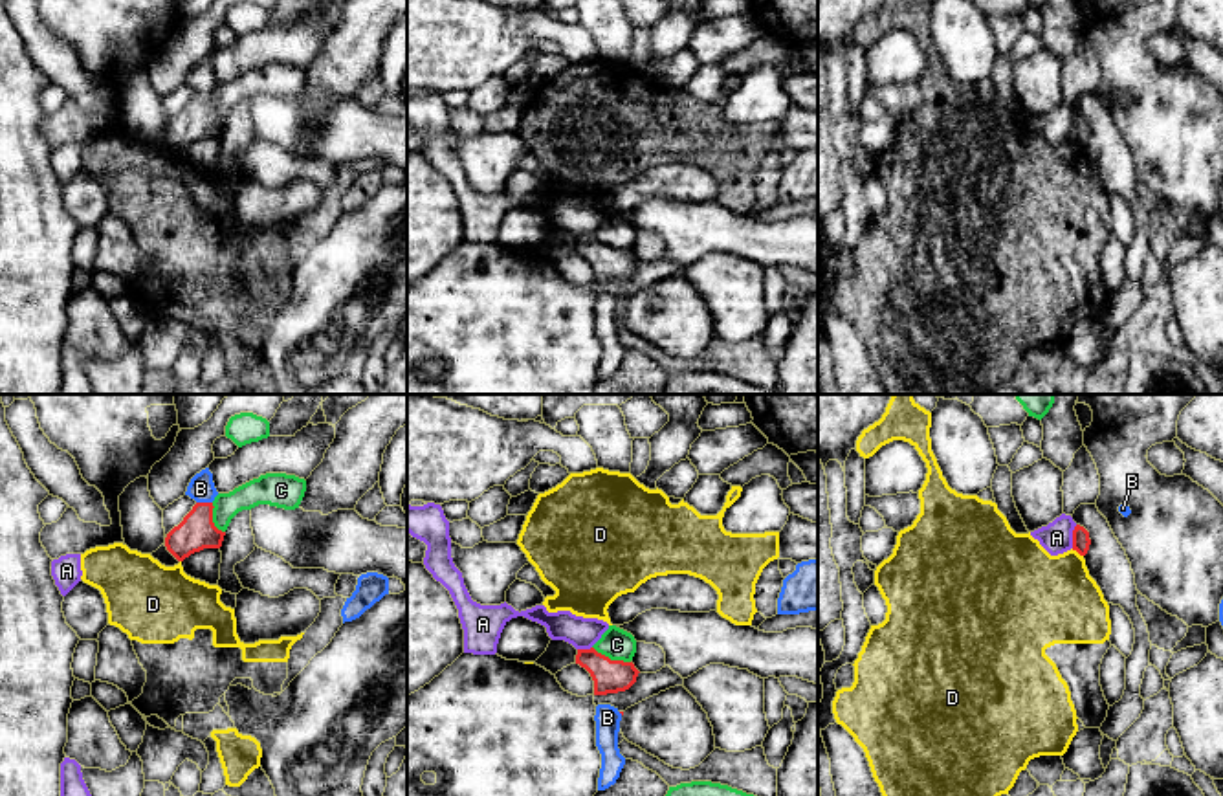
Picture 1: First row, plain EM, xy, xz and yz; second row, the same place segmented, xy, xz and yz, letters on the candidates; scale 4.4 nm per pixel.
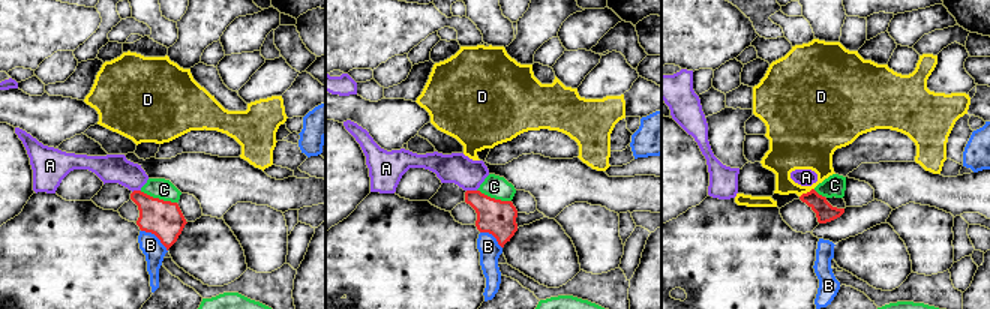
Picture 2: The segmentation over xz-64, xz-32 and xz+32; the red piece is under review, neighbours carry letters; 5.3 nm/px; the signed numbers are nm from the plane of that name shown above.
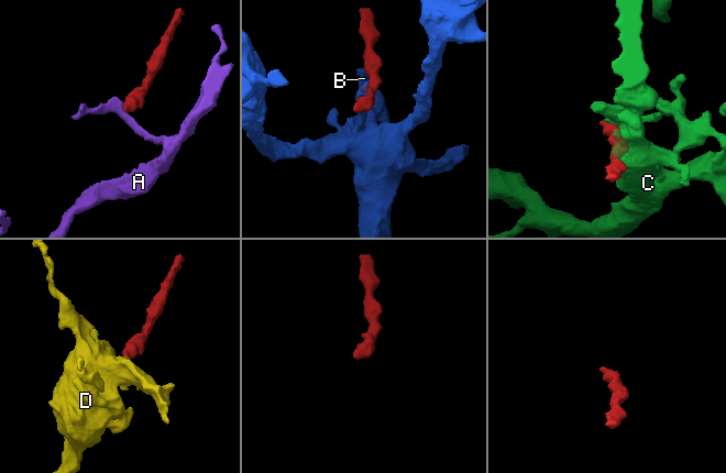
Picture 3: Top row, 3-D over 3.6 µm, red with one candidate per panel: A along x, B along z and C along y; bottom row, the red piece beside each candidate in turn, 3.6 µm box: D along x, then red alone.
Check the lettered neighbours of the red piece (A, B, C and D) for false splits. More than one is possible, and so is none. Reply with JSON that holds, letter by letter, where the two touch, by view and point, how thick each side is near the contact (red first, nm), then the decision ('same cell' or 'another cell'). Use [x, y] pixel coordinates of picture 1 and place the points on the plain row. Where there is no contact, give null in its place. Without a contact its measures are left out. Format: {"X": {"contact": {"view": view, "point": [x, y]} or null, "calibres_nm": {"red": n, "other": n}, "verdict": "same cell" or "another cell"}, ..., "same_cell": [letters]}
{"A": {"contact": {"view": "yz", "point": [1073, 125]}, "calibres_nm": {"red": 80, "other": 140}, "verdict": "another cell"}, "B": {"contact": {"view": "xy", "point": [204, 92]}, "calibres_nm": {"red": 160, "other": 120}, "verdict": "another cell"}, "C": {"contact": {"view": "xz", "point": [609, 248]}, "calibres_nm": {"red": 140, "other": 140}, "verdict": "another cell"}, "D": {"contact": {"view": "yz", "point": [1077, 140]}, "calibres_nm": {"red": 80, "other": 380}, "verdict": "another cell"}, "same_cell": []}

